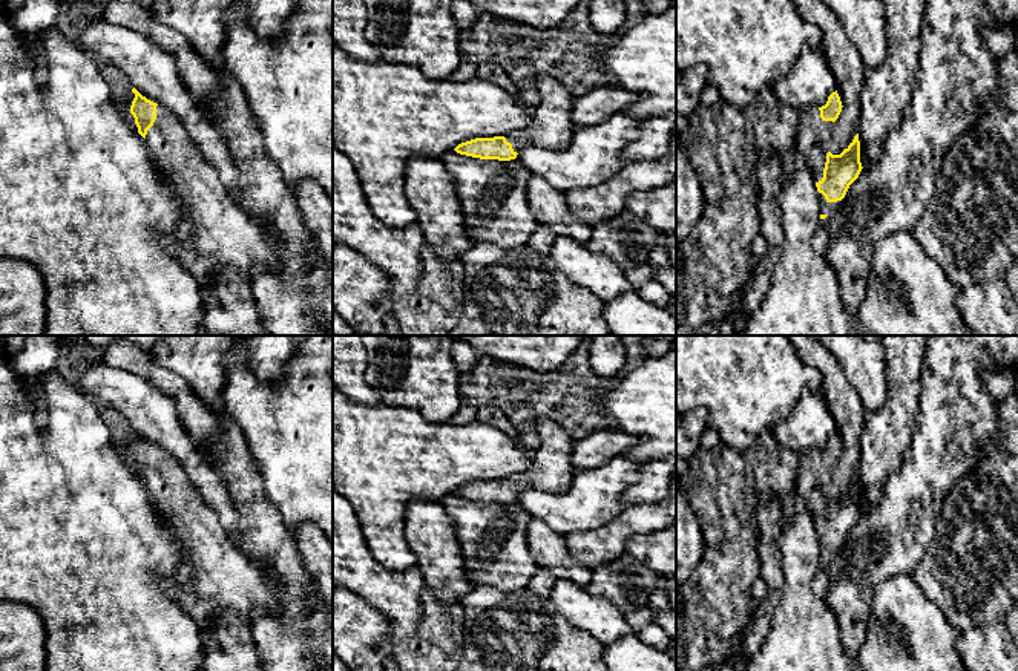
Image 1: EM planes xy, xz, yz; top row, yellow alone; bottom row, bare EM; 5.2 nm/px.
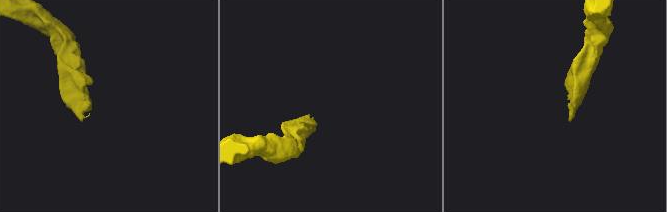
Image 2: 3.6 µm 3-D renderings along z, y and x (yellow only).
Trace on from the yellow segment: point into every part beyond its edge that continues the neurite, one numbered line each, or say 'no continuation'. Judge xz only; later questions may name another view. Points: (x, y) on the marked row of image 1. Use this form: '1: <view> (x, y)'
1: xz (552, 126)

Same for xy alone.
1: xy (223, 235)

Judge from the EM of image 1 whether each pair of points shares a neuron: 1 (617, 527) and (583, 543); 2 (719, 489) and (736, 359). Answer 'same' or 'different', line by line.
1: same
2: different

